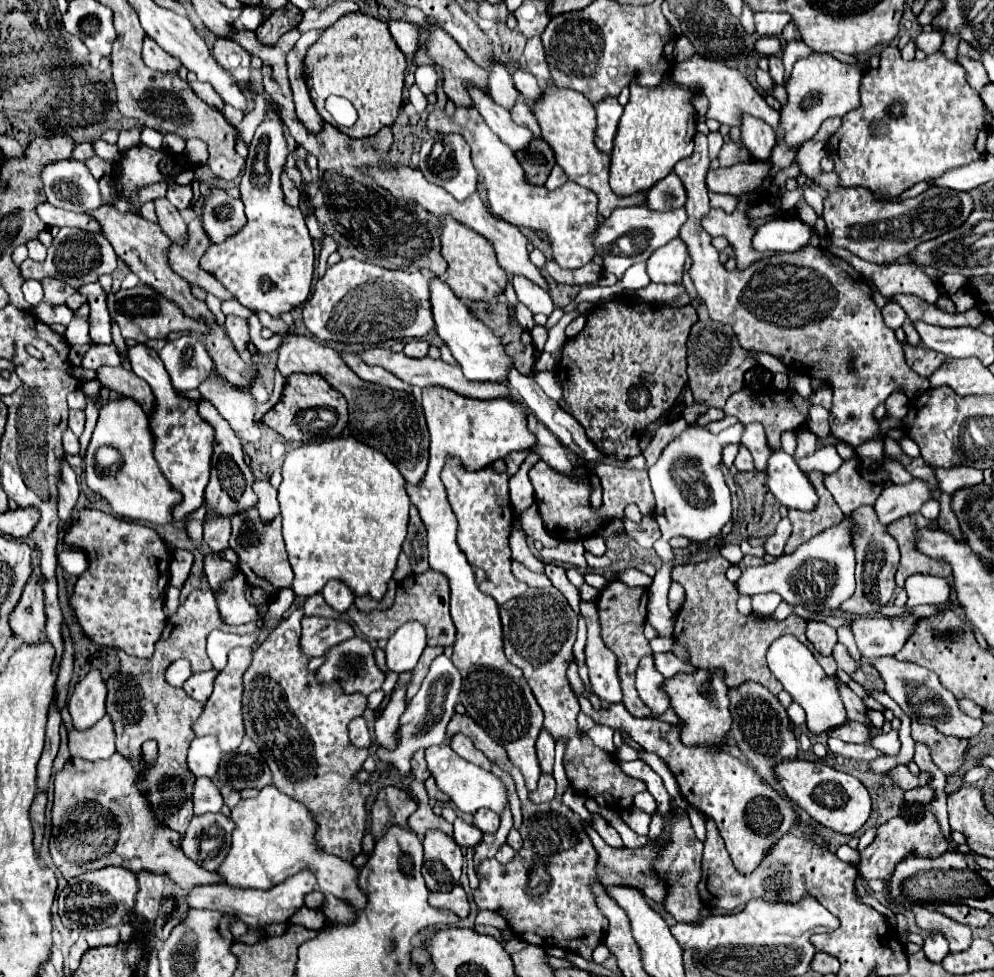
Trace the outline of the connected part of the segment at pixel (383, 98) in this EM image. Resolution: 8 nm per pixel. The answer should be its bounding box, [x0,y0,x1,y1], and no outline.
[303,12,407,138]

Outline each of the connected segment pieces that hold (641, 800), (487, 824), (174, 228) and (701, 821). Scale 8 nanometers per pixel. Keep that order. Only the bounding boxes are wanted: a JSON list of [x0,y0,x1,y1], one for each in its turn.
[[633,792,657,814],[473,808,499,832],[155,198,187,246],[687,806,705,840]]

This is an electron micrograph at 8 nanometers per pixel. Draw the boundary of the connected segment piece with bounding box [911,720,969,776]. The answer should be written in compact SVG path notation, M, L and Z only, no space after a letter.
M917 720L911 722L911 736L915 742L929 746L933 764L945 774L953 776L965 762L965 752L969 742L963 738L953 738L937 732L937 728L929 724L921 724Z

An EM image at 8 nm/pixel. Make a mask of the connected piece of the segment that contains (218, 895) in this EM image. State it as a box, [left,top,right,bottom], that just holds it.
[187,868,317,928]

